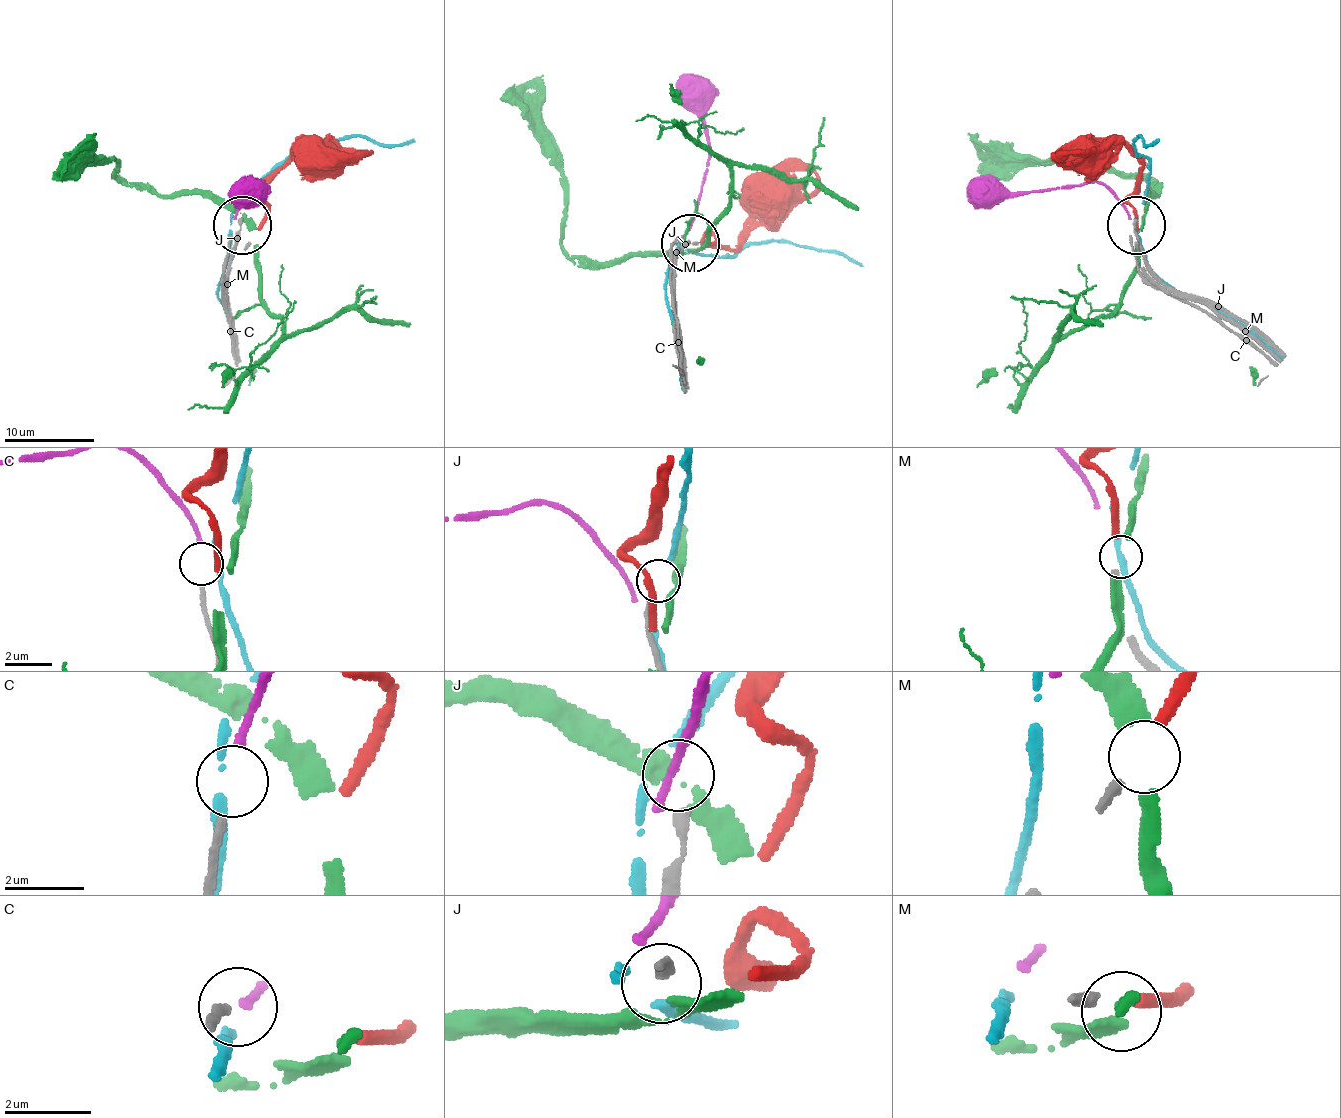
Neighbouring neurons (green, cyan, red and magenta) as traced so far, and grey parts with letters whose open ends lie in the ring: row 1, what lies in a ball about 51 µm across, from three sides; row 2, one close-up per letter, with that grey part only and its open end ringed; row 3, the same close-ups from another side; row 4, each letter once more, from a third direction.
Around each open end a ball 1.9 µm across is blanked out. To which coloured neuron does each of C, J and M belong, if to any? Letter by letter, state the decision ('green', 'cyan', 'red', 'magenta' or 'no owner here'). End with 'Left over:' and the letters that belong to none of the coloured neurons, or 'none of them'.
C: magenta
J: no owner here
M: red
Left over: J

